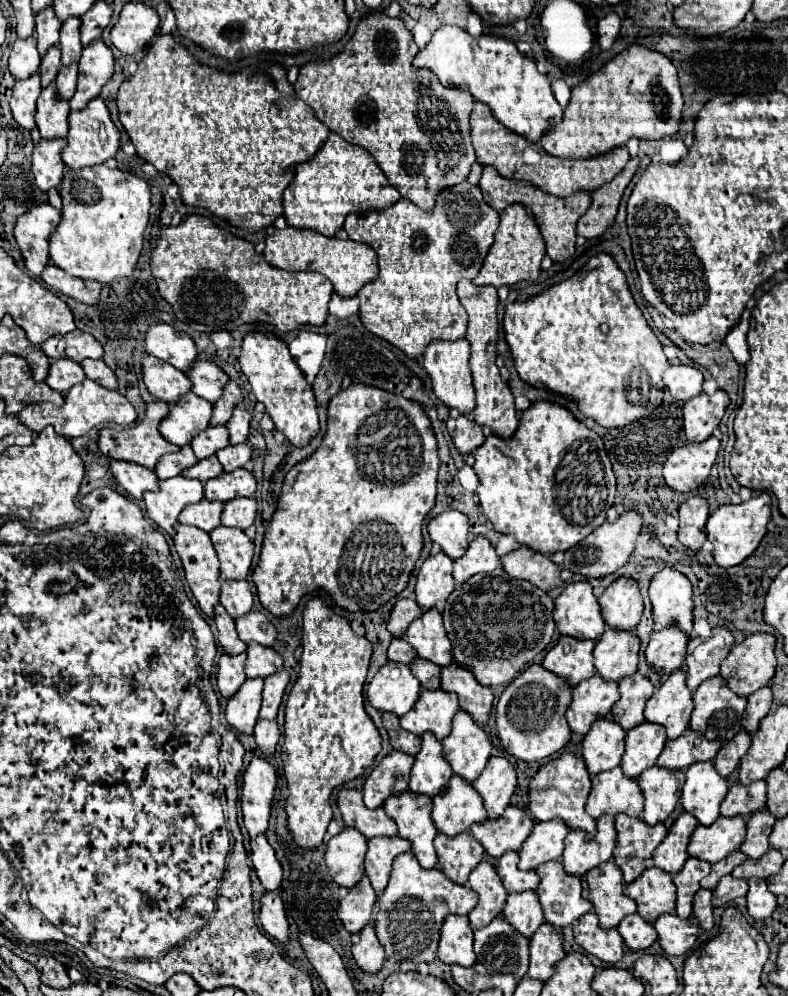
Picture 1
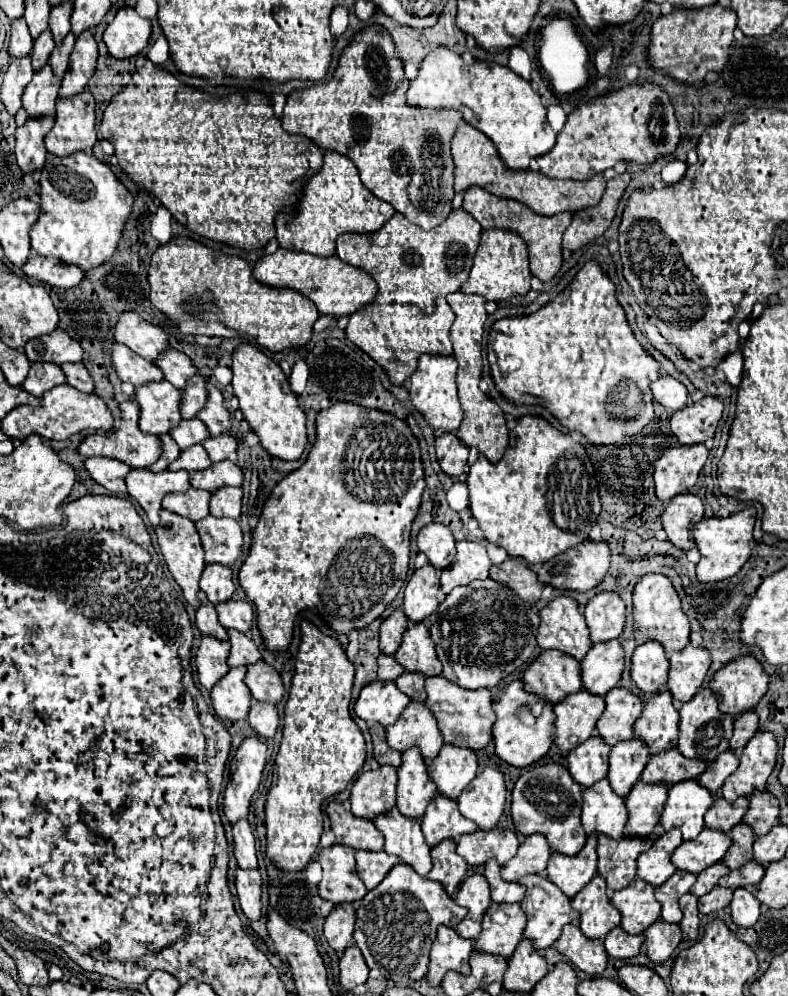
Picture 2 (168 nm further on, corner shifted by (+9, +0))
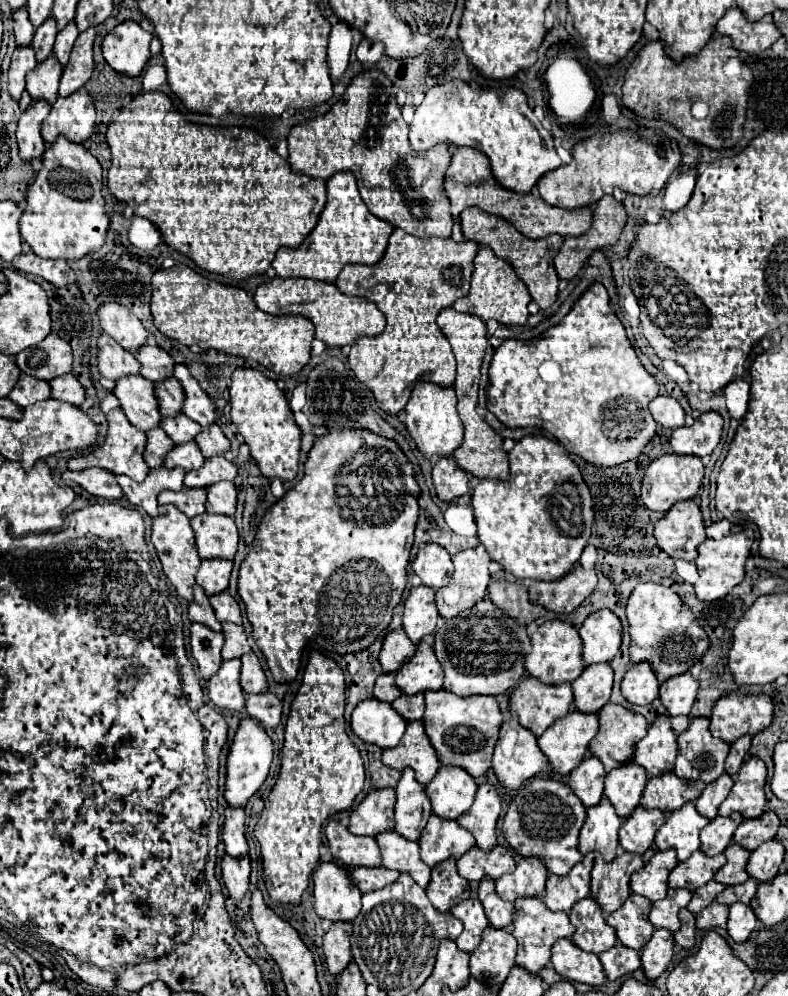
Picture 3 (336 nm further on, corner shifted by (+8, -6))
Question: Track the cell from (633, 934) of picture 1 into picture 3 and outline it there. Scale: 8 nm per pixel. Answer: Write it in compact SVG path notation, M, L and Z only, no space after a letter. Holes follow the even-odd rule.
M614 944L610 950L600 954L600 962L608 980L618 980L640 968L640 954L622 944Z

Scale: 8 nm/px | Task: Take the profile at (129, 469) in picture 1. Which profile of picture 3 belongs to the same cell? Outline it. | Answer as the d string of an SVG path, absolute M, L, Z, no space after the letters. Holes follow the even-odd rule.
M86 468L80 472L66 470L66 472L62 472L62 478L76 482L78 486L82 486L92 496L122 498L122 488L118 486L116 476L112 472L102 470L102 468Z

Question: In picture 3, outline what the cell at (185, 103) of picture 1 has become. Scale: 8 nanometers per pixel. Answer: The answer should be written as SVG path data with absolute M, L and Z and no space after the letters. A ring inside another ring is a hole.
M142 92L138 94L132 102L123 108L129 110L127 119L117 120L108 126L106 138L112 150L112 164L108 168L108 192L118 200L124 202L132 208L134 216L146 218L150 220L162 234L162 240L176 252L188 256L190 260L194 260L202 270L206 272L214 272L214 274L222 274L222 276L230 276L234 280L244 280L250 276L260 276L266 274L266 270L270 268L276 252L280 248L296 248L304 242L304 238L314 230L318 216L326 204L326 184L324 180L312 180L304 174L294 174L290 164L284 162L276 150L268 144L268 140L264 136L260 136L258 132L250 130L250 128L210 128L210 126L194 126L184 122L184 116L174 112L174 108L170 106L170 98L162 92Z

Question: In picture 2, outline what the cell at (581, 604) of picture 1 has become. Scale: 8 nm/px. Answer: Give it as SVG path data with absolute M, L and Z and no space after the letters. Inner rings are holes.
M557 596L553 598L543 610L541 610L541 624L539 624L539 634L537 634L537 644L547 650L547 648L557 648L561 652L567 652L581 660L587 650L591 648L593 642L589 642L589 628L585 626L585 618L579 612L579 604L571 596Z

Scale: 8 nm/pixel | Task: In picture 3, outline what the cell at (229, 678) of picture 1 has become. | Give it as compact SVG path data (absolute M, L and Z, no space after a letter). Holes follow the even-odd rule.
M192 624L190 654L196 660L200 676L204 680L208 680L220 668L222 646L224 646L222 632L214 632L212 628L206 628L204 624Z

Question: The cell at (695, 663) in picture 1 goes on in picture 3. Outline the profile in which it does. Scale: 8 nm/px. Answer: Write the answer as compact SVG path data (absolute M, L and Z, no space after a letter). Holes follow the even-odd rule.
M690 672L682 674L682 676L674 676L670 680L666 680L660 686L660 694L658 698L662 700L668 716L690 716L692 704L696 700L696 692L698 692L698 680L692 678Z

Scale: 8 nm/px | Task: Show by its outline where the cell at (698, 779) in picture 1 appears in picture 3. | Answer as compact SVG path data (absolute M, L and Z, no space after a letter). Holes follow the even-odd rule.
M688 802L682 808L668 814L664 826L656 832L656 848L658 850L676 850L678 860L684 862L700 848L700 830L708 824L704 816L694 810L694 804Z

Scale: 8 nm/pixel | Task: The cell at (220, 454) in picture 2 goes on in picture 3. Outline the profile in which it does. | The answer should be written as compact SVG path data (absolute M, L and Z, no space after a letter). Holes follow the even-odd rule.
M212 424L208 430L202 430L202 432L194 438L194 442L198 444L198 448L200 448L200 452L204 454L204 458L216 456L216 454L224 454L226 450L230 450L228 438L222 434L222 430L220 430L216 424Z

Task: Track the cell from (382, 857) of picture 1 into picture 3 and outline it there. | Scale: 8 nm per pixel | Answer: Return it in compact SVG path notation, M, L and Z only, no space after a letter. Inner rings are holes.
M380 866L380 868L354 868L350 874L352 874L352 880L354 880L354 884L358 884L362 894L380 890L380 888L396 882L400 876L400 872L386 870L384 866Z

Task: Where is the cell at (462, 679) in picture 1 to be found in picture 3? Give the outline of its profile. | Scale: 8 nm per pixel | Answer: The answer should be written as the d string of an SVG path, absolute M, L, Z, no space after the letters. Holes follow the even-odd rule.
M428 690L424 694L426 712L424 712L424 728L430 738L430 744L436 750L436 756L442 766L458 766L470 772L470 776L486 776L492 766L492 752L498 740L500 726L504 716L498 708L496 698L492 696L468 696L460 698L446 690Z

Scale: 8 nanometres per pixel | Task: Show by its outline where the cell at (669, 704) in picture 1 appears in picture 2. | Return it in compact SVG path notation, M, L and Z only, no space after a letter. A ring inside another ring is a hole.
M665 690L649 698L633 726L633 732L649 746L651 754L657 754L677 746L677 722L679 712L673 706L673 696Z

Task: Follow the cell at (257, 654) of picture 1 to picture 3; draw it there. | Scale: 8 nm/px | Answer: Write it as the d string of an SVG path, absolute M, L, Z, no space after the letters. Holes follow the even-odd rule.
M222 622L222 632L226 636L226 644L224 644L224 650L222 650L224 660L240 658L242 654L250 652L250 644L248 644L248 638L246 638L246 632L244 632L242 626Z

